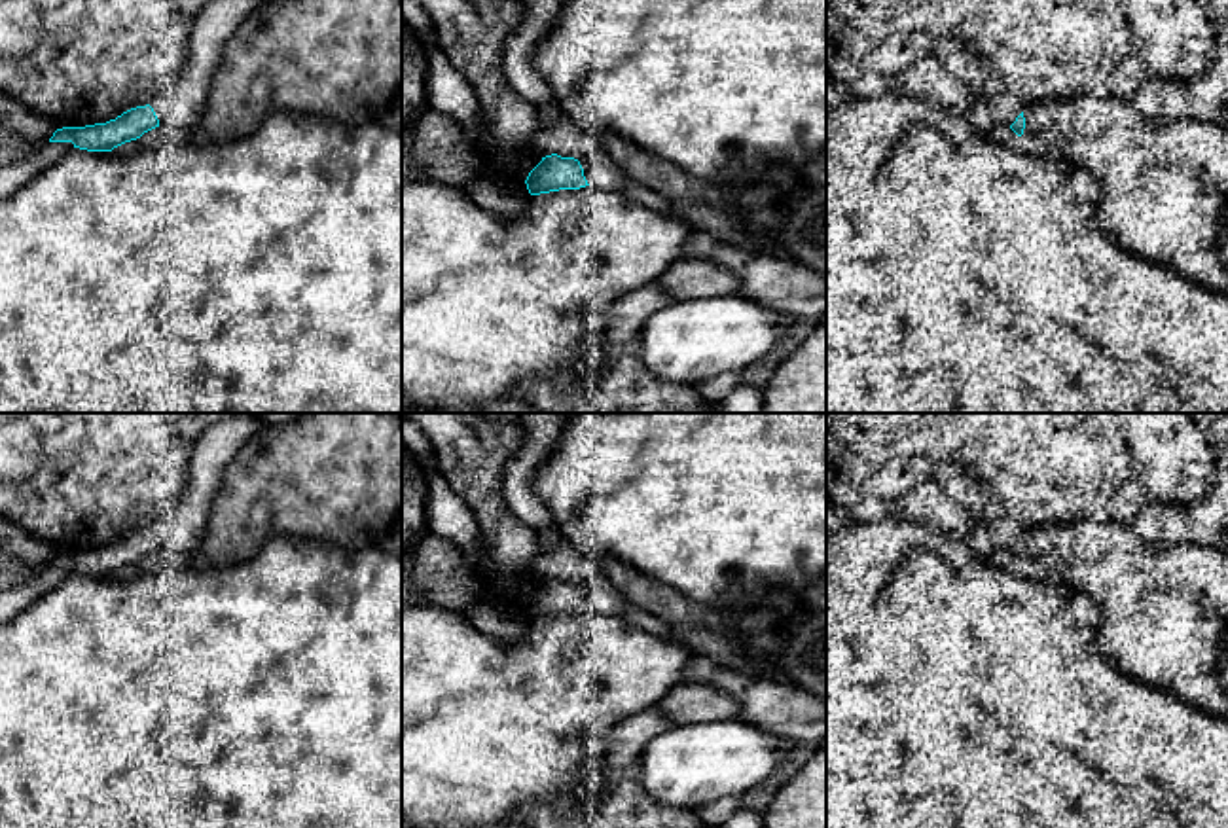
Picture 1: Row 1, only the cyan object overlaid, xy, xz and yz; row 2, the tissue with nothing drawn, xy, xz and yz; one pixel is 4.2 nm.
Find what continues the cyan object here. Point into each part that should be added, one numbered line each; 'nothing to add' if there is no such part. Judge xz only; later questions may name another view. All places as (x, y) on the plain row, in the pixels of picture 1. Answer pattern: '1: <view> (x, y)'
1: xz (601, 595)

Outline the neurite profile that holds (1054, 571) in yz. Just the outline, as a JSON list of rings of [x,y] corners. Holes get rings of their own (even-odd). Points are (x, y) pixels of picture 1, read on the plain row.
[[[1065,521],[1023,531],[1025,553],[1020,561],[1021,572],[1033,582],[1052,584],[1061,582],[1065,585],[1078,587],[1092,595],[1101,610],[1101,625],[1095,637],[1099,652],[1120,671],[1133,678],[1139,678],[1150,686],[1171,692],[1184,701],[1209,711],[1219,716],[1228,716],[1228,551],[1222,548],[1201,546],[1194,538],[1183,538],[1175,542],[1147,542],[1141,538],[1128,521]]]

